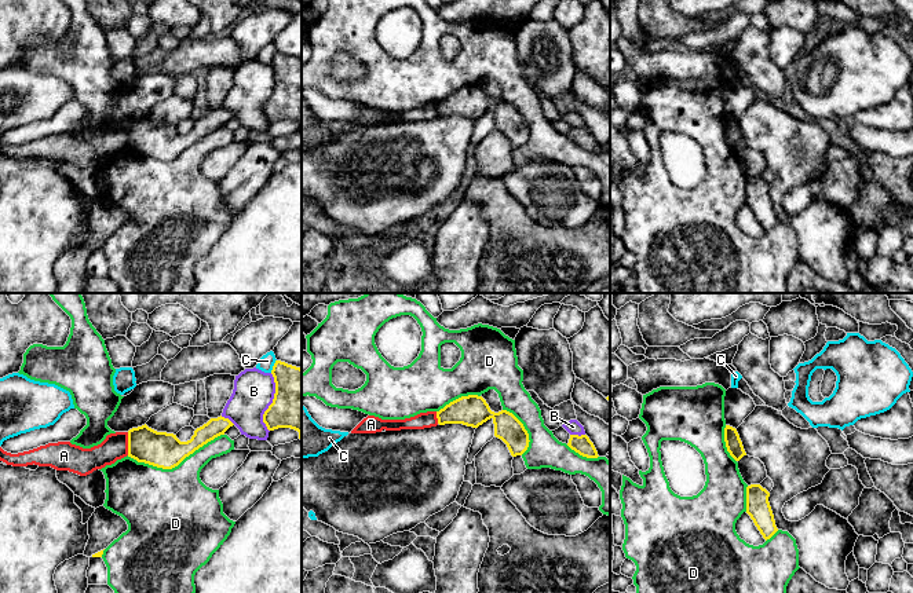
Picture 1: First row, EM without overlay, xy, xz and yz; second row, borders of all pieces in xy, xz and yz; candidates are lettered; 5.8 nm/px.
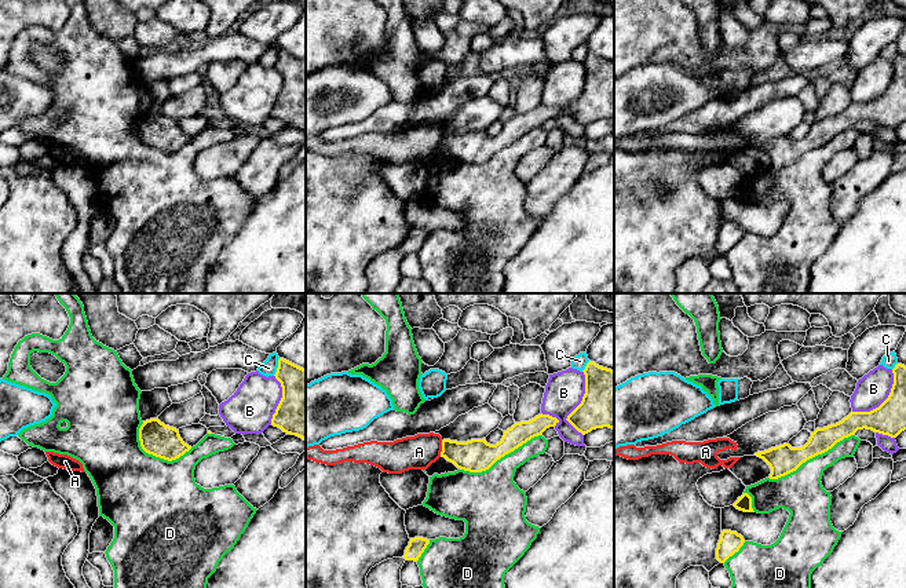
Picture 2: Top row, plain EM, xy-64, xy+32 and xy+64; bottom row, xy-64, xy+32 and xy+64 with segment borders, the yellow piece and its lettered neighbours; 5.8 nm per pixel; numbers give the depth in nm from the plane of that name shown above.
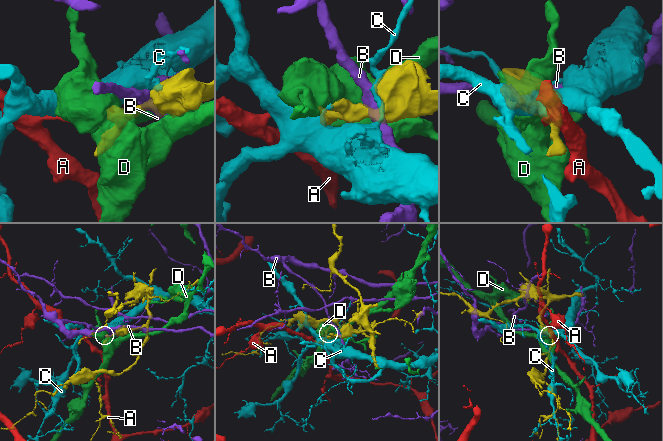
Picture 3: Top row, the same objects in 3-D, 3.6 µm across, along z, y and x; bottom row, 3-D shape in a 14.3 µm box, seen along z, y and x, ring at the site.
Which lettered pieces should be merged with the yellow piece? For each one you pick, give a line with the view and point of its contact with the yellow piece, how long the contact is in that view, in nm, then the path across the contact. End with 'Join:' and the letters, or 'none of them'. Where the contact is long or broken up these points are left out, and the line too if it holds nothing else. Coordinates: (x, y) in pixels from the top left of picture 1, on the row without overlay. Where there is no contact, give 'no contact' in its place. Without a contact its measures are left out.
Join: none of them

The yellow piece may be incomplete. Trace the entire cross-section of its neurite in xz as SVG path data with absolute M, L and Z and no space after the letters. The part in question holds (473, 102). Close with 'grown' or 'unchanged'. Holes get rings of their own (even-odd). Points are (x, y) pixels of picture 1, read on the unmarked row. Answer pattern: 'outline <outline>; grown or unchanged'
outline M461 88L437 103L439 117L463 116L478 120L493 111L494 128L501 131L512 149L522 147L529 139L529 125L523 116L510 103L494 105L482 88Z; unchanged

